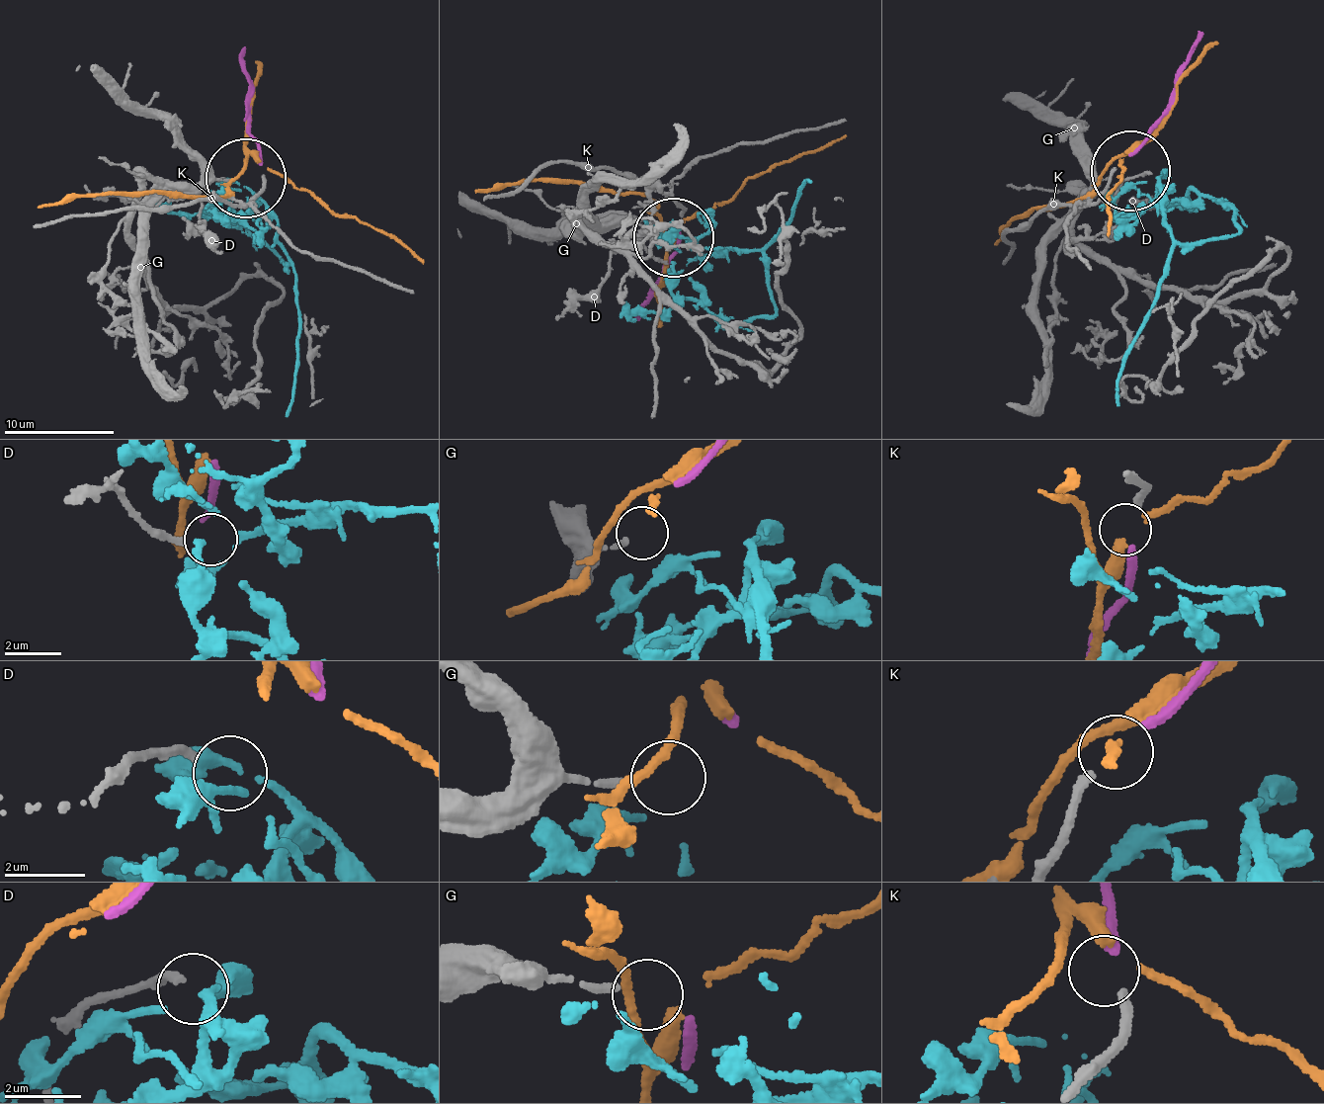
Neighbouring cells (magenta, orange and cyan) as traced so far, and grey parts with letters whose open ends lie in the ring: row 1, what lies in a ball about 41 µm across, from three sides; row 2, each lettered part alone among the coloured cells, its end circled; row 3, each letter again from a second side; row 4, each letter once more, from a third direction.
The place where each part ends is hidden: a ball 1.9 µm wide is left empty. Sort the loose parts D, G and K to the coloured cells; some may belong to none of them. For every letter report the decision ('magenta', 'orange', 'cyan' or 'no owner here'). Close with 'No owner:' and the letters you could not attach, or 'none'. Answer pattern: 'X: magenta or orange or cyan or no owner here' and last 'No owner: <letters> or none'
D: no owner here
G: no owner here
K: magenta
No owner: D, G

